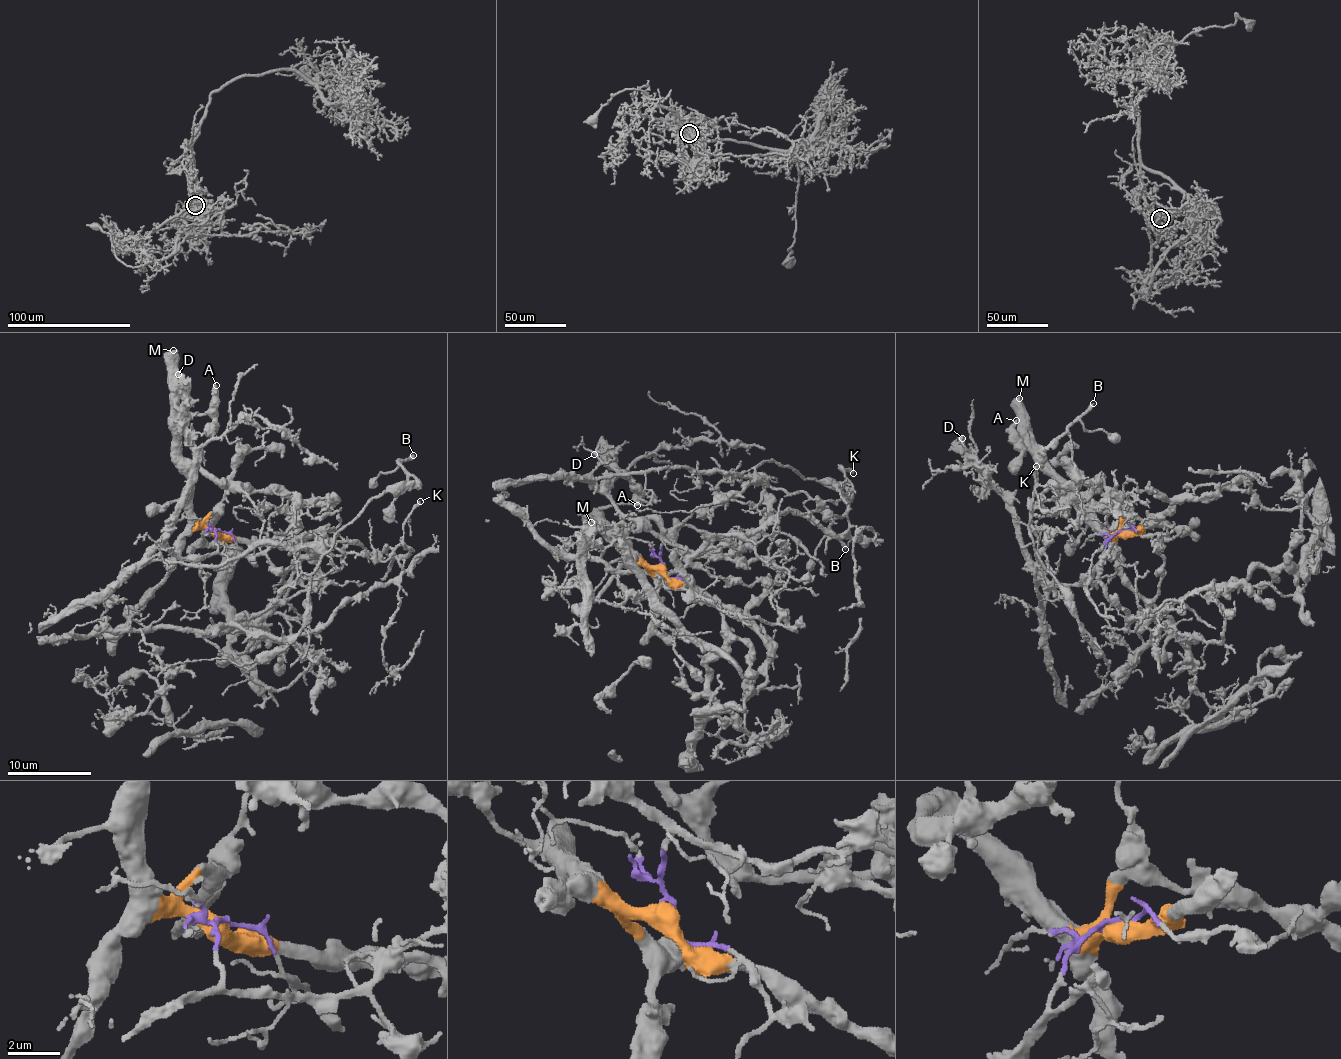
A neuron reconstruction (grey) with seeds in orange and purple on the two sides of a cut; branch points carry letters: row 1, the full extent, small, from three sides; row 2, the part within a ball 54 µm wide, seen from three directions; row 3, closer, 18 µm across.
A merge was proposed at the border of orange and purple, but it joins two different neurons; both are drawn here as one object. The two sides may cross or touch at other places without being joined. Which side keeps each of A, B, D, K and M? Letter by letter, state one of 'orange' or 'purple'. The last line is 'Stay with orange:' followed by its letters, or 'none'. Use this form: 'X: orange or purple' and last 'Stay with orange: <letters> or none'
A: orange
B: purple
D: purple
K: purple
M: orange
Stay with orange: A, M

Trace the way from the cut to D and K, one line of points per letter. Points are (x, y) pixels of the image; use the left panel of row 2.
D: (218, 530), (218, 548), (210, 554), (184, 558), (166, 541), (170, 518), (191, 479), (193, 445), (178, 374)
K: (218, 530), (210, 554), (150, 555), (331, 543), (386, 560), (420, 501)

